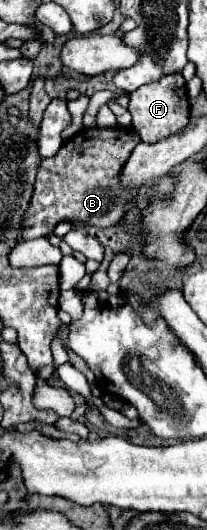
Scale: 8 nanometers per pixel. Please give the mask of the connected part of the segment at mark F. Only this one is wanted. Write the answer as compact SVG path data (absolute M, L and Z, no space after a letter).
M169 74L157 82L145 84L129 94L129 112L133 116L133 128L143 142L161 142L167 136L183 130L189 122L189 98L185 90L185 80L181 74Z

